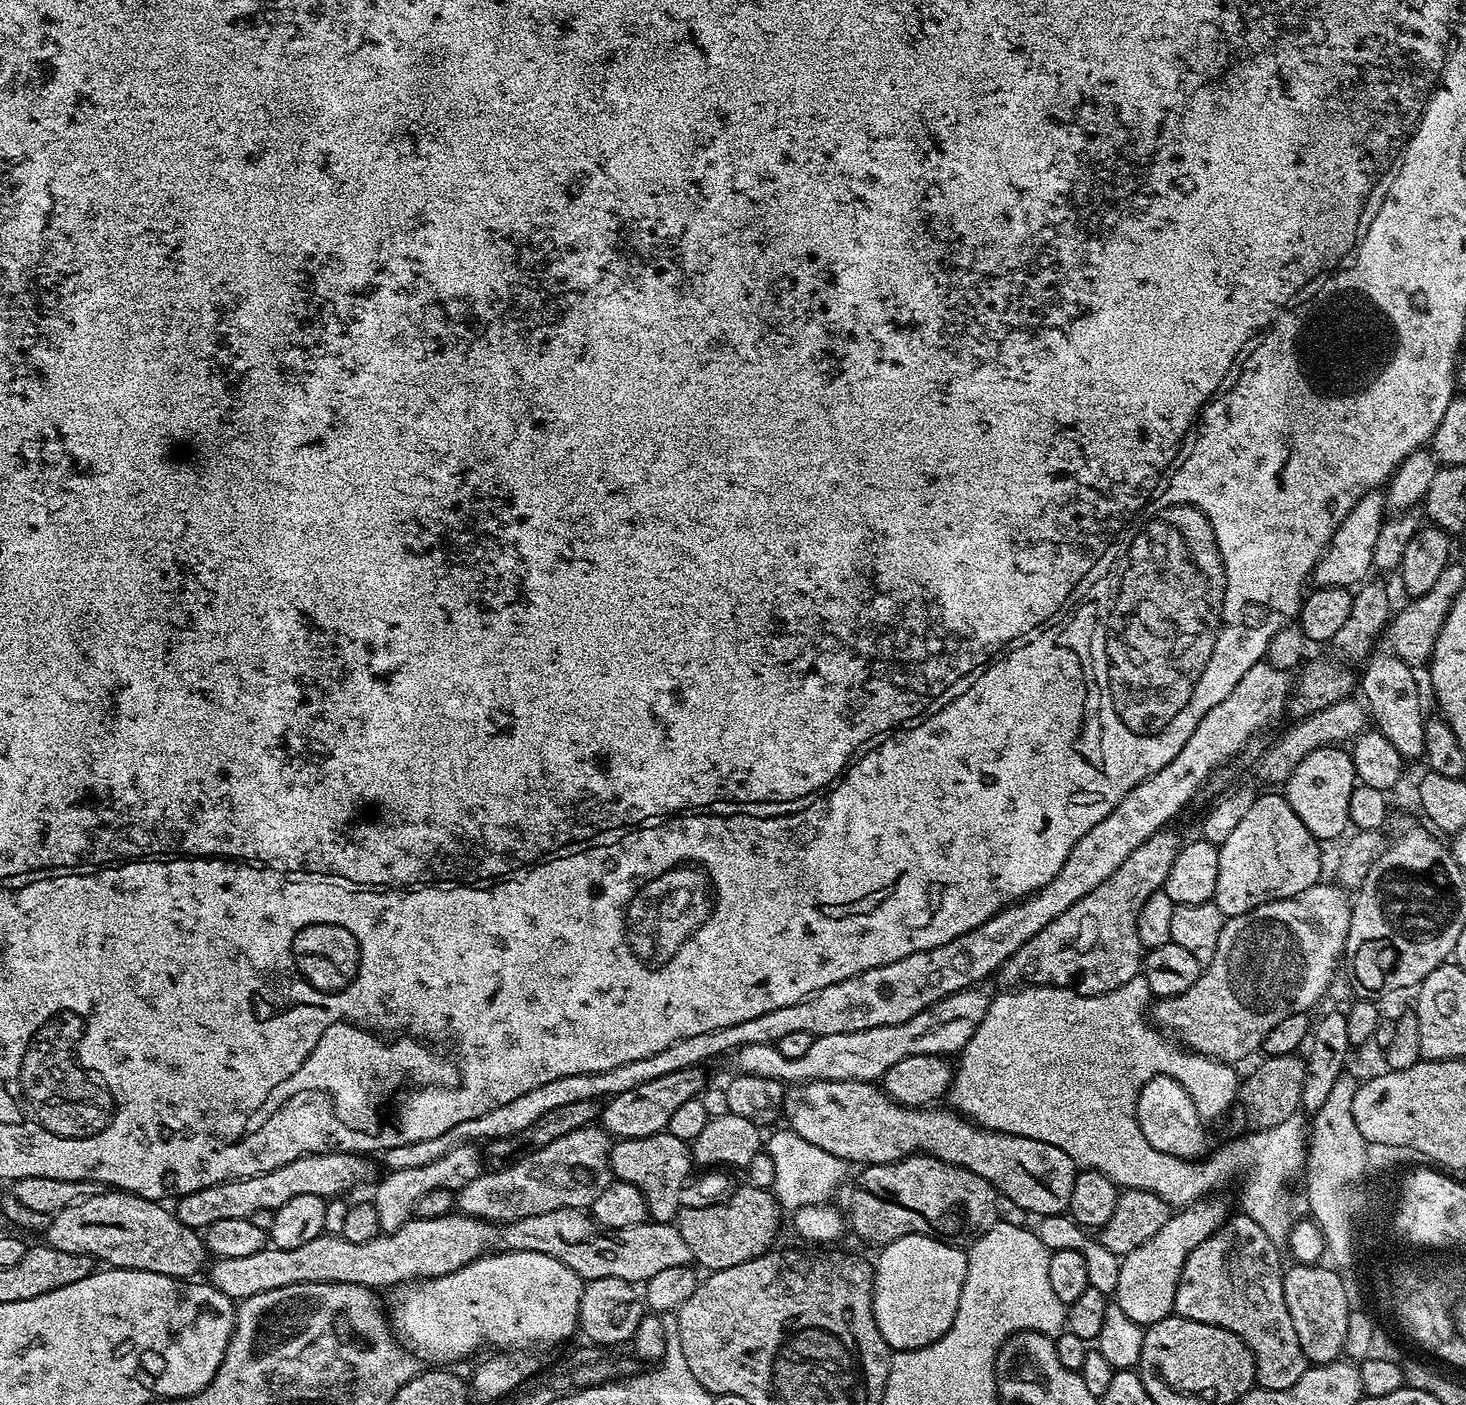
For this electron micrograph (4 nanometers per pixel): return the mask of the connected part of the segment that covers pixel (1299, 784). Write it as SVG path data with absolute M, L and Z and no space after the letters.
M1329 746L1306 754L1306 758L1302 758L1298 766L1294 766L1282 785L1284 799L1288 801L1294 814L1302 818L1302 826L1306 826L1306 830L1310 830L1310 834L1320 842L1336 840L1350 828L1350 794L1358 781L1351 751L1344 749L1343 752L1342 749L1340 746Z

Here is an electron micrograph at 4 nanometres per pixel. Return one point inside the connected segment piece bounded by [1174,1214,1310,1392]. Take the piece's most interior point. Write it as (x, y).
(1234, 1280)

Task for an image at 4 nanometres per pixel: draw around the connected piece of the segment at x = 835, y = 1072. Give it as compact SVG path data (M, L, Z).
M973 986L964 989L963 992L955 992L949 996L943 996L937 1004L931 1004L929 1008L922 1010L918 1014L914 1014L914 1018L910 1018L901 1024L878 1026L870 1030L858 1030L854 1034L826 1034L825 1036L817 1036L813 1039L810 1050L806 1050L806 1054L802 1054L802 1058L782 1058L782 1054L778 1054L778 1050L771 1044L746 1046L735 1053L736 1064L740 1067L737 1069L746 1076L770 1078L771 1080L781 1081L788 1086L796 1083L804 1084L812 1080L861 1080L876 1082L887 1074L890 1066L902 1062L902 1058L910 1058L914 1054L930 1054L931 1056L948 1058L951 1057L951 1052L953 1054L963 1052L966 1042L970 1042L974 1030L982 1022L982 1018L988 1009L990 996L989 993L984 993L982 989L983 987Z

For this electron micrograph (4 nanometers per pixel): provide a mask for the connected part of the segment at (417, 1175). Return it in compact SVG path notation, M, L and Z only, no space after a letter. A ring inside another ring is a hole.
M475 1143L454 1146L442 1158L429 1162L427 1166L412 1166L410 1170L391 1170L388 1177L376 1188L374 1203L378 1212L381 1233L387 1234L398 1230L407 1220L413 1219L416 1203L422 1194L430 1194L430 1190L450 1190L458 1194L482 1171L482 1152Z

